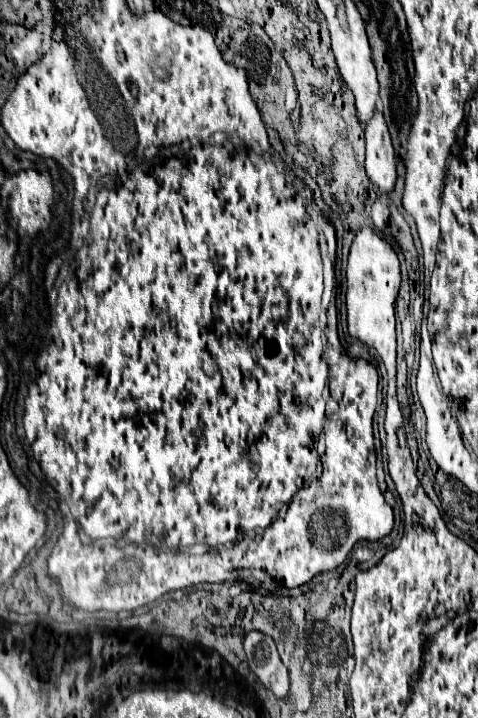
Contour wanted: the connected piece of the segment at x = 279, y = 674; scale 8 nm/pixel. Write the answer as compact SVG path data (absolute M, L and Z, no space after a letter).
M251 630L243 638L243 648L249 668L259 682L269 688L277 698L285 698L289 692L289 672L281 662L271 636Z

